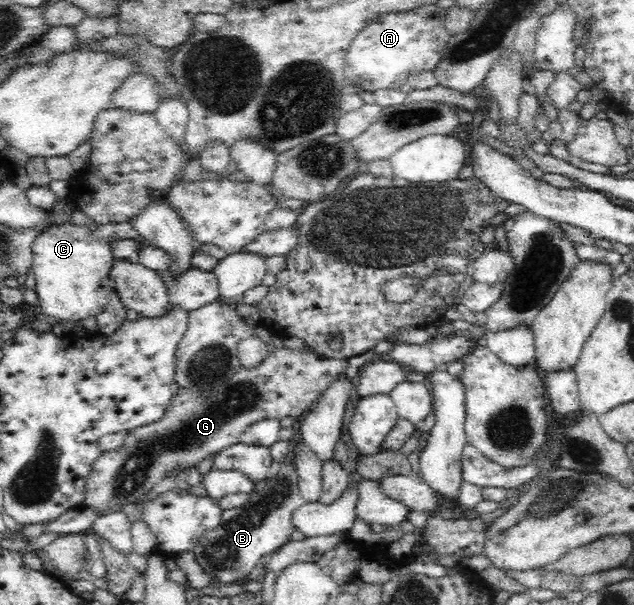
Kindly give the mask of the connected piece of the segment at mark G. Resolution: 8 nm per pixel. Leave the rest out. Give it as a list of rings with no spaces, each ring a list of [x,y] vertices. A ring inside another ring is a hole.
[[[283,345],[276,347],[268,357],[254,369],[246,369],[240,365],[240,369],[231,374],[222,383],[214,385],[212,391],[201,389],[173,389],[166,411],[160,421],[154,421],[150,425],[142,425],[138,429],[126,432],[124,443],[114,451],[102,452],[93,463],[92,471],[86,479],[86,491],[83,505],[93,507],[101,515],[122,511],[124,505],[135,503],[136,499],[152,491],[152,487],[164,476],[174,473],[178,467],[184,469],[195,468],[200,461],[206,459],[212,453],[218,453],[221,449],[240,442],[240,436],[246,428],[262,419],[284,419],[293,417],[299,420],[314,407],[318,397],[330,387],[330,383],[337,377],[337,373],[347,367],[347,360],[331,361],[320,354],[306,350],[291,350]]]

